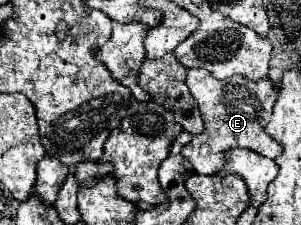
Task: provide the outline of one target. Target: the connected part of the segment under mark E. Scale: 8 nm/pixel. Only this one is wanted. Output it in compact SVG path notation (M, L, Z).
M190 69L186 85L196 99L204 121L204 133L192 137L182 149L182 155L194 165L196 173L212 175L220 171L226 165L226 151L234 147L246 147L270 159L276 159L282 153L282 145L278 145L278 141L274 141L264 129L276 101L276 91L270 81L250 81L240 75L218 81L208 71Z

